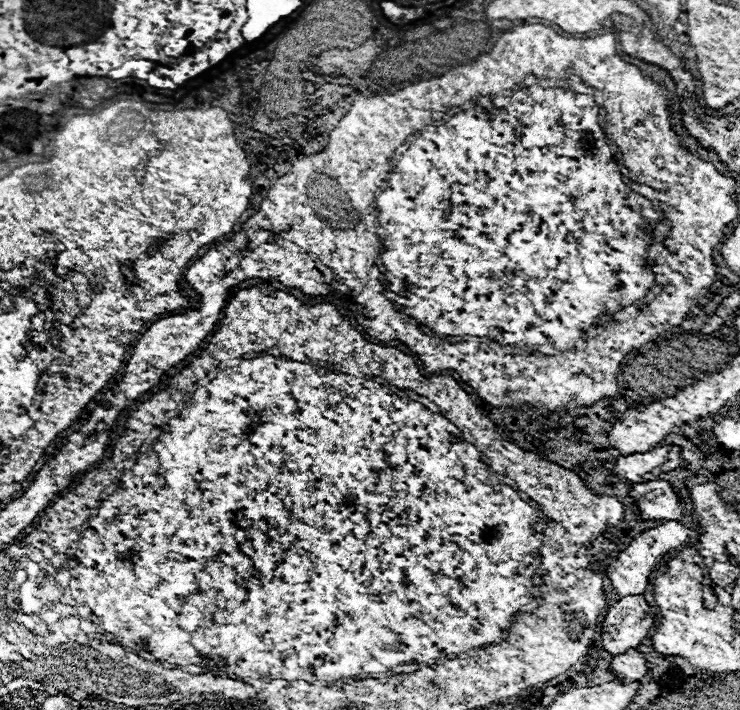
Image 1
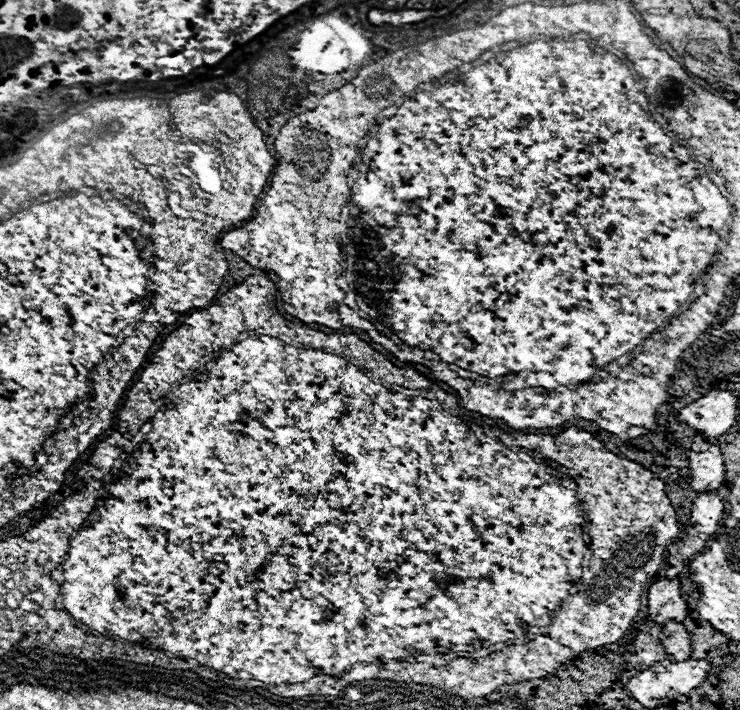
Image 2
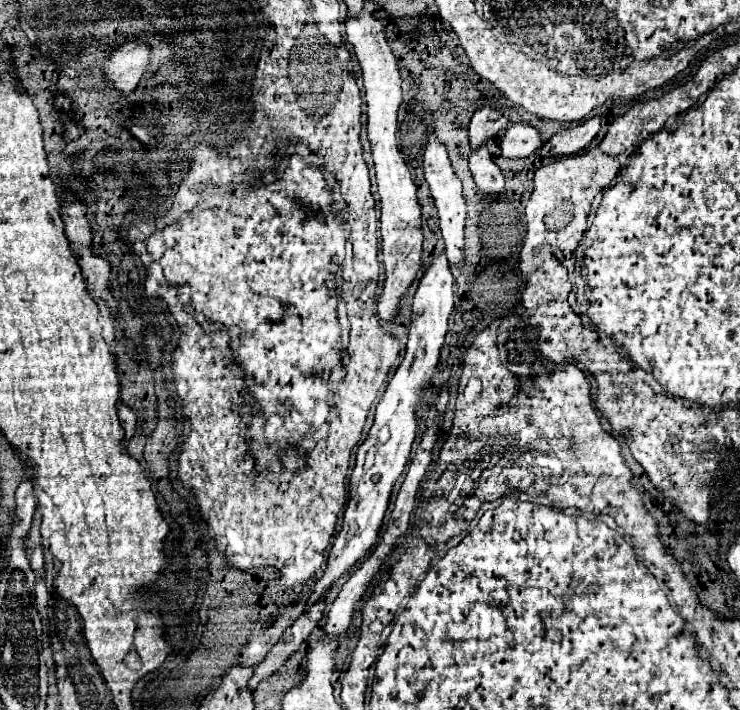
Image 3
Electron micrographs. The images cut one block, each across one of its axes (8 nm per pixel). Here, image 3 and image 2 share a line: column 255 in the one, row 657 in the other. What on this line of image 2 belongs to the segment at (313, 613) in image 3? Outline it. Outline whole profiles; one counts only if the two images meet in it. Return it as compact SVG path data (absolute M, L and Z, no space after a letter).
M670 620L664 630L660 632L660 642L666 648L668 656L672 656L674 660L684 660L690 658L692 652L692 642L690 642L690 632L686 630L686 626L682 622Z

